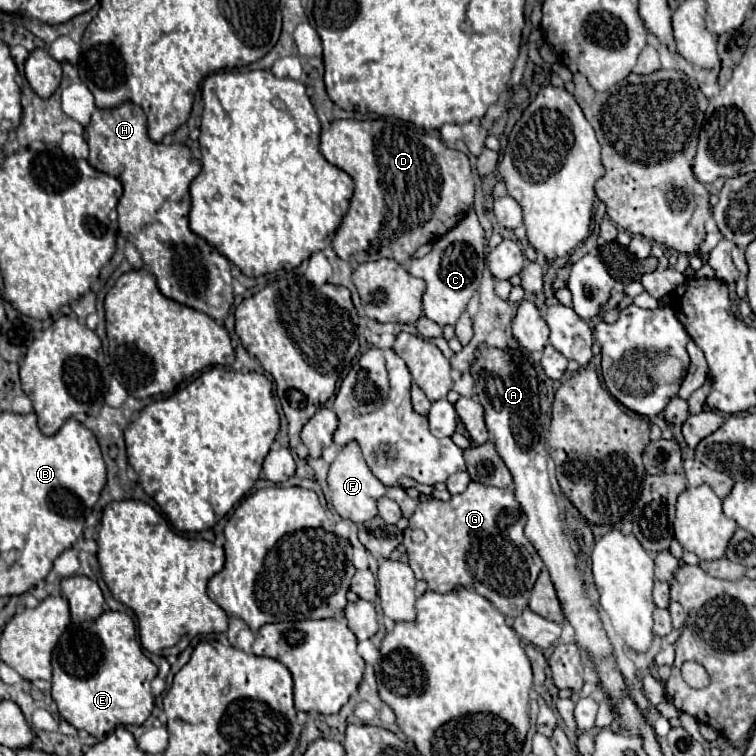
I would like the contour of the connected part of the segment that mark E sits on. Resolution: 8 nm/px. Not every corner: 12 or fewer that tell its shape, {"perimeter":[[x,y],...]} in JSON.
{"perimeter":[[127,613],[69,625],[53,701],[101,737],[143,725],[157,667]]}

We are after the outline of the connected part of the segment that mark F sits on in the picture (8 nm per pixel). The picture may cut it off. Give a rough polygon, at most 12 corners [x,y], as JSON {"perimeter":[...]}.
{"perimeter":[[353,441],[329,467],[335,511],[365,523],[387,487]]}

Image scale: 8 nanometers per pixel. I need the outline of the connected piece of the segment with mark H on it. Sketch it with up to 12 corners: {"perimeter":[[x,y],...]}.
{"perimeter":[[141,107],[97,109],[89,163],[121,181],[119,233],[159,291],[215,321],[231,263],[189,229],[189,147]]}

